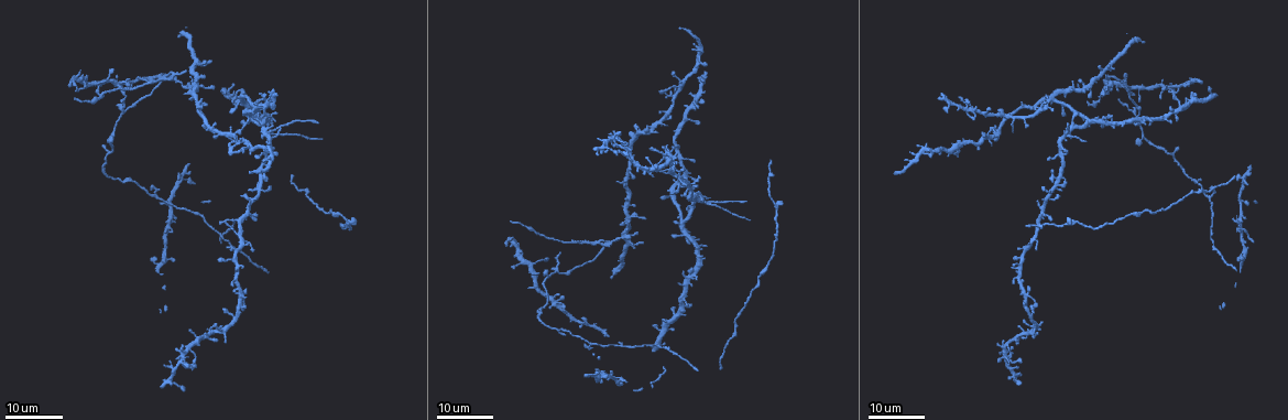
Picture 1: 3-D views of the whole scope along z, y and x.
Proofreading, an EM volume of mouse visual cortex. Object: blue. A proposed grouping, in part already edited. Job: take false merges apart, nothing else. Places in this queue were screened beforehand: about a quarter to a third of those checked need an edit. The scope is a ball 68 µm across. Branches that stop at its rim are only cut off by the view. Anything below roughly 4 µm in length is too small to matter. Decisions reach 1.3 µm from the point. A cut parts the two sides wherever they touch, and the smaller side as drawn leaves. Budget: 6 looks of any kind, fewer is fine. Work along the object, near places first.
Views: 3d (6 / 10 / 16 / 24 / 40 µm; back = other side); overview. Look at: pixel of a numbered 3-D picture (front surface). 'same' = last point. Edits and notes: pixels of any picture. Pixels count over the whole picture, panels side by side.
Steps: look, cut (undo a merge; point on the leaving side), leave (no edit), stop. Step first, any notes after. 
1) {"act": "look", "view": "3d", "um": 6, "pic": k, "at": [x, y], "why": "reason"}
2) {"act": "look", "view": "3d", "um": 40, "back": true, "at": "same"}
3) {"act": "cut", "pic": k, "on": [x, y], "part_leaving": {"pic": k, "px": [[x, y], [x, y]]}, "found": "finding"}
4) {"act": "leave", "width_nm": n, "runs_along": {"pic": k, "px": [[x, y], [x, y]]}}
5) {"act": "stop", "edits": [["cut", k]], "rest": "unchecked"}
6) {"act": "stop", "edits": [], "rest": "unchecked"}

{"act": "look", "view": "3d", "um": 24, "pic": 1, "at": [565, 275], "why": "sudden change in width"}

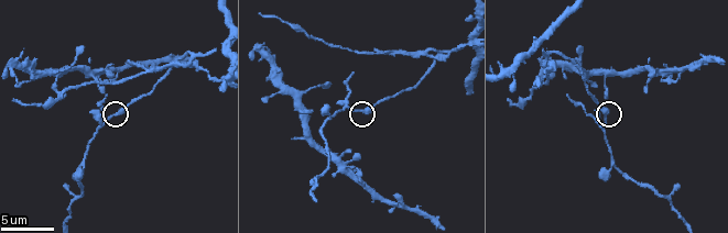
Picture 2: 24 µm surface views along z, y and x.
{"act": "look", "view": "3d", "um": 10, "pic": 2, "at": [111, 115]}

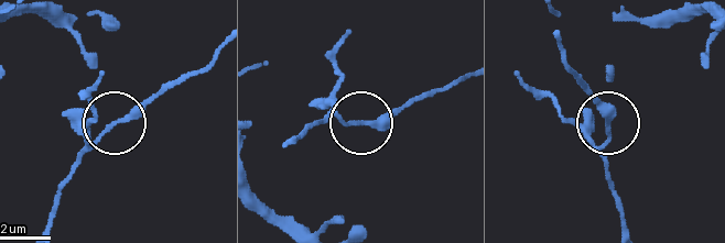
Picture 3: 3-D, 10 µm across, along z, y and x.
{"act": "cut", "pic": 3, "on": [131, 109], "part_leaving": {"pic": 3, "px": [[106, 133], [193, 76], [216, 51]]}, "found": "a second neuron is stuck on"}

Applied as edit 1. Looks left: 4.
{"act": "look", "view": "3d", "um": 16, "pic": 1, "at": [270, 131], "why": "looks like a crossing"}

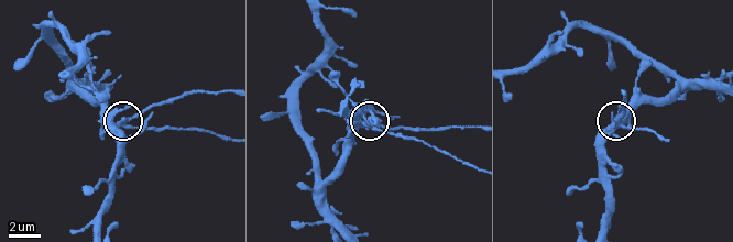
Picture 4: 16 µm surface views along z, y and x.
{"act": "look", "view": "3d", "um": 10, "pic": 4, "at": [122, 120]}

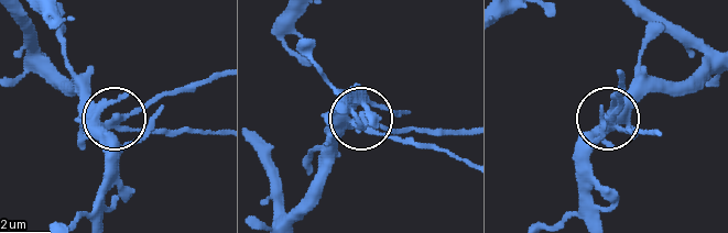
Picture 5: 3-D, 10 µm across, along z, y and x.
{"act": "cut", "pic": 5, "on": [147, 104], "part_leaving": {"pic": 5, "px": [[116, 124], [132, 131], [215, 131]]}, "found": "a second neuron is stuck on"}

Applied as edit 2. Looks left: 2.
{"act": "stop", "edits": [["cut", 3], ["cut", 5]], "rest": "unchecked"}

